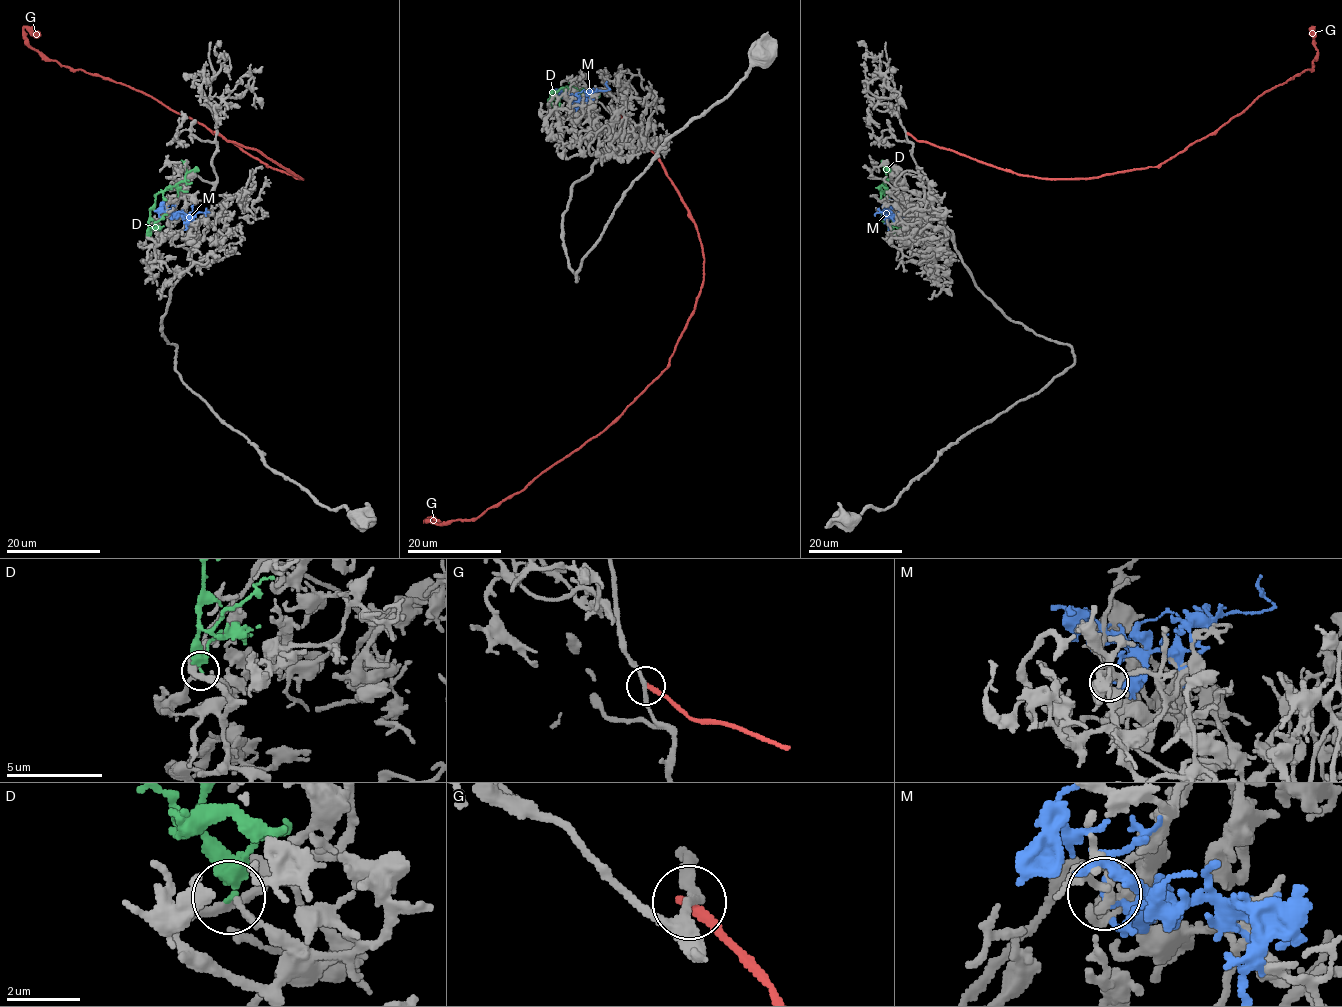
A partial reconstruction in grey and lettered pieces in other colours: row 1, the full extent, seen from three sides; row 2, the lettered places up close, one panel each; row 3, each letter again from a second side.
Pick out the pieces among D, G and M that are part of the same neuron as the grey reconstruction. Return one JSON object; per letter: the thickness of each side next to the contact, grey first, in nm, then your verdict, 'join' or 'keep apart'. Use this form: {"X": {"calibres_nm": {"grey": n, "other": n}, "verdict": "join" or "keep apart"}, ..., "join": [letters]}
{"D": {"calibres_nm": {"grey": 280, "other": 260}, "verdict": "keep apart"}, "G": {"calibres_nm": {"grey": 240, "other": 300}, "verdict": "keep apart"}, "M": {"calibres_nm": {"grey": 200, "other": 180}, "verdict": "keep apart"}, "join": []}

